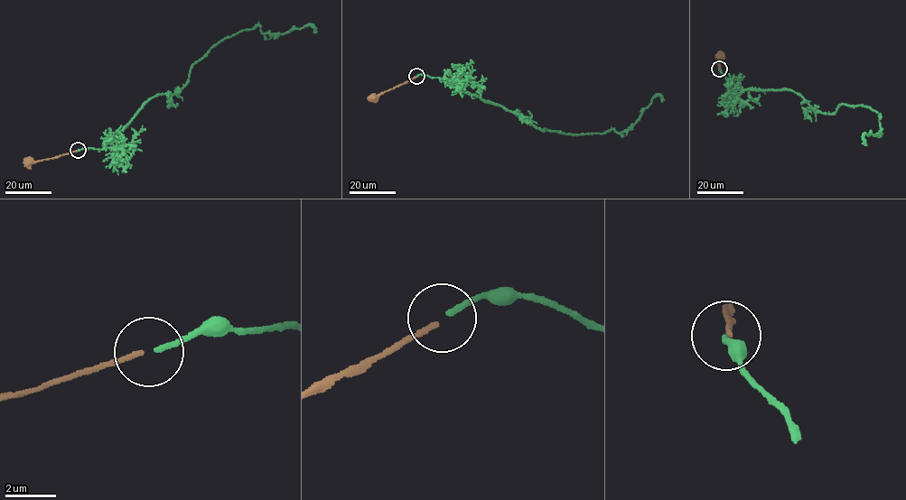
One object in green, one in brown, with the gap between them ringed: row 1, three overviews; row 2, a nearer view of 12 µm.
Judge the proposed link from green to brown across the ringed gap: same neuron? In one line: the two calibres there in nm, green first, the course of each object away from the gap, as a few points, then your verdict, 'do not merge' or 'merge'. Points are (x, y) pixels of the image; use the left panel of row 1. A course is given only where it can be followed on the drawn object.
200 nm thick on the green side, 190 nm on the other; green runs (78, 150), (115, 147), (146, 101), (182, 88), (228, 37), (258, 24), (313, 32); brown runs (77, 150), (33, 162), (23, 161); do not merge

